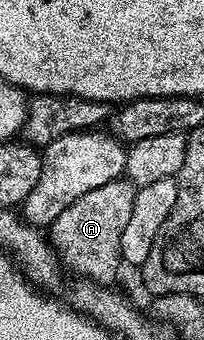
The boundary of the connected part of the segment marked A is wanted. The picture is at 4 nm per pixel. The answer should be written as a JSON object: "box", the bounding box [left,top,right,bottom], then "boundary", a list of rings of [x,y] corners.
{"box":[48,179,138,287],"boundary":[[[118,179],[103,184],[76,199],[69,207],[48,226],[54,233],[62,256],[69,264],[92,273],[102,287],[109,287],[123,269],[121,259],[121,240],[123,227],[127,227],[127,215],[131,215],[131,207],[135,204],[138,186],[128,179]]]}

